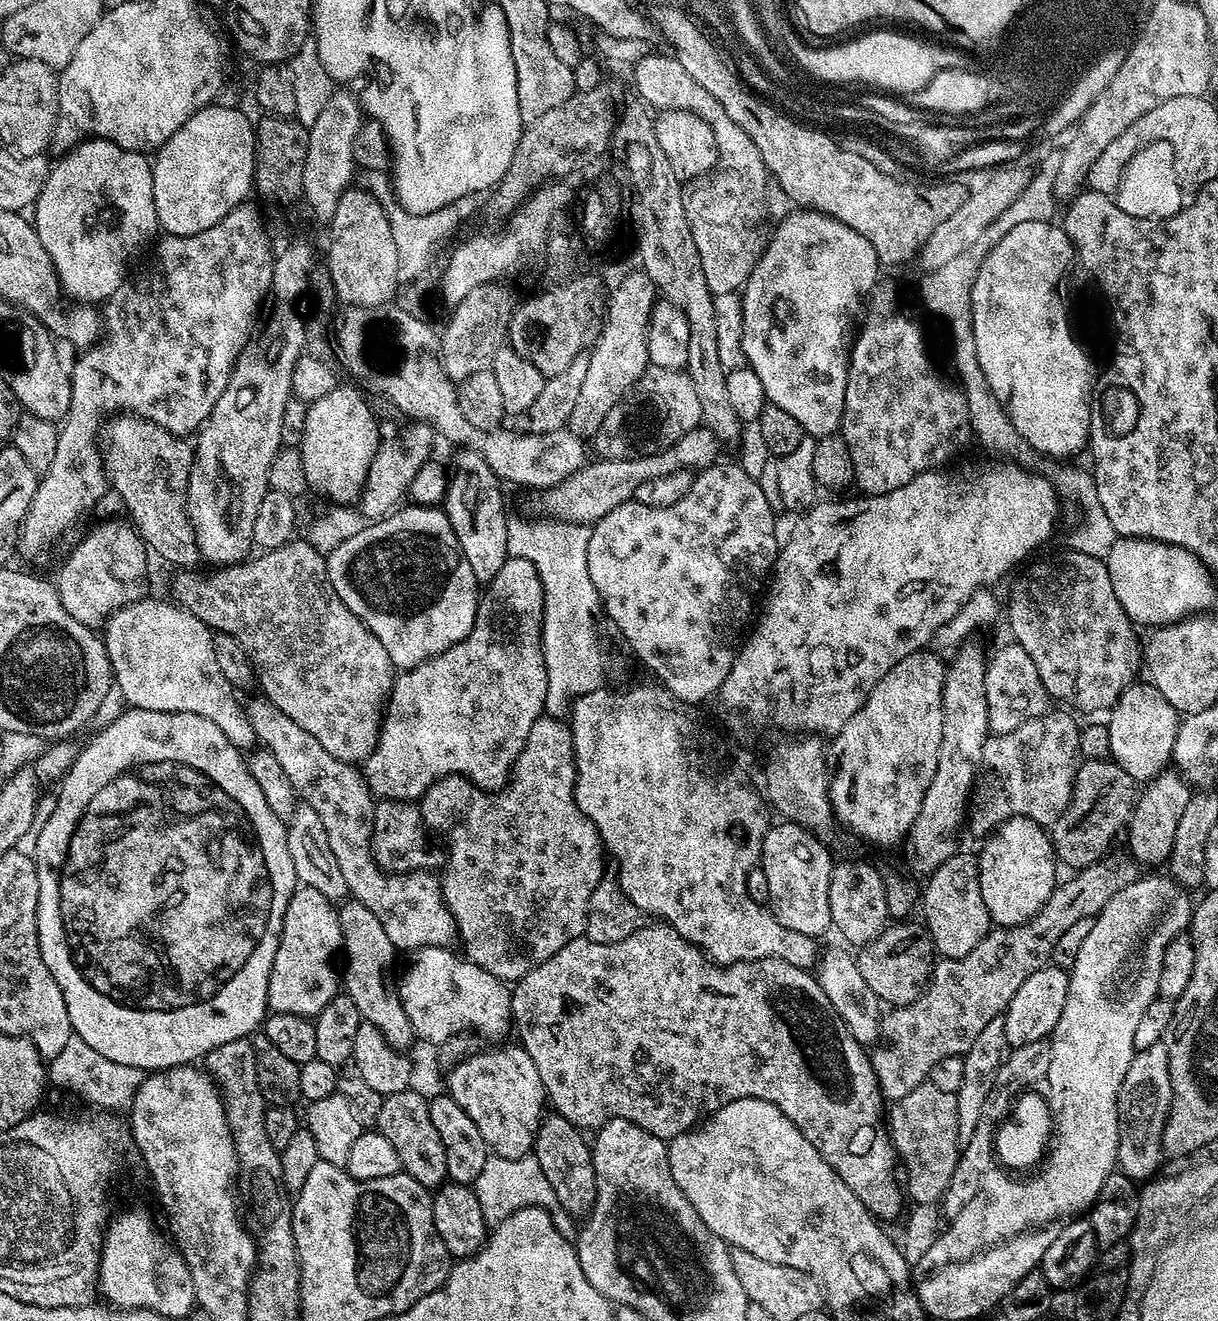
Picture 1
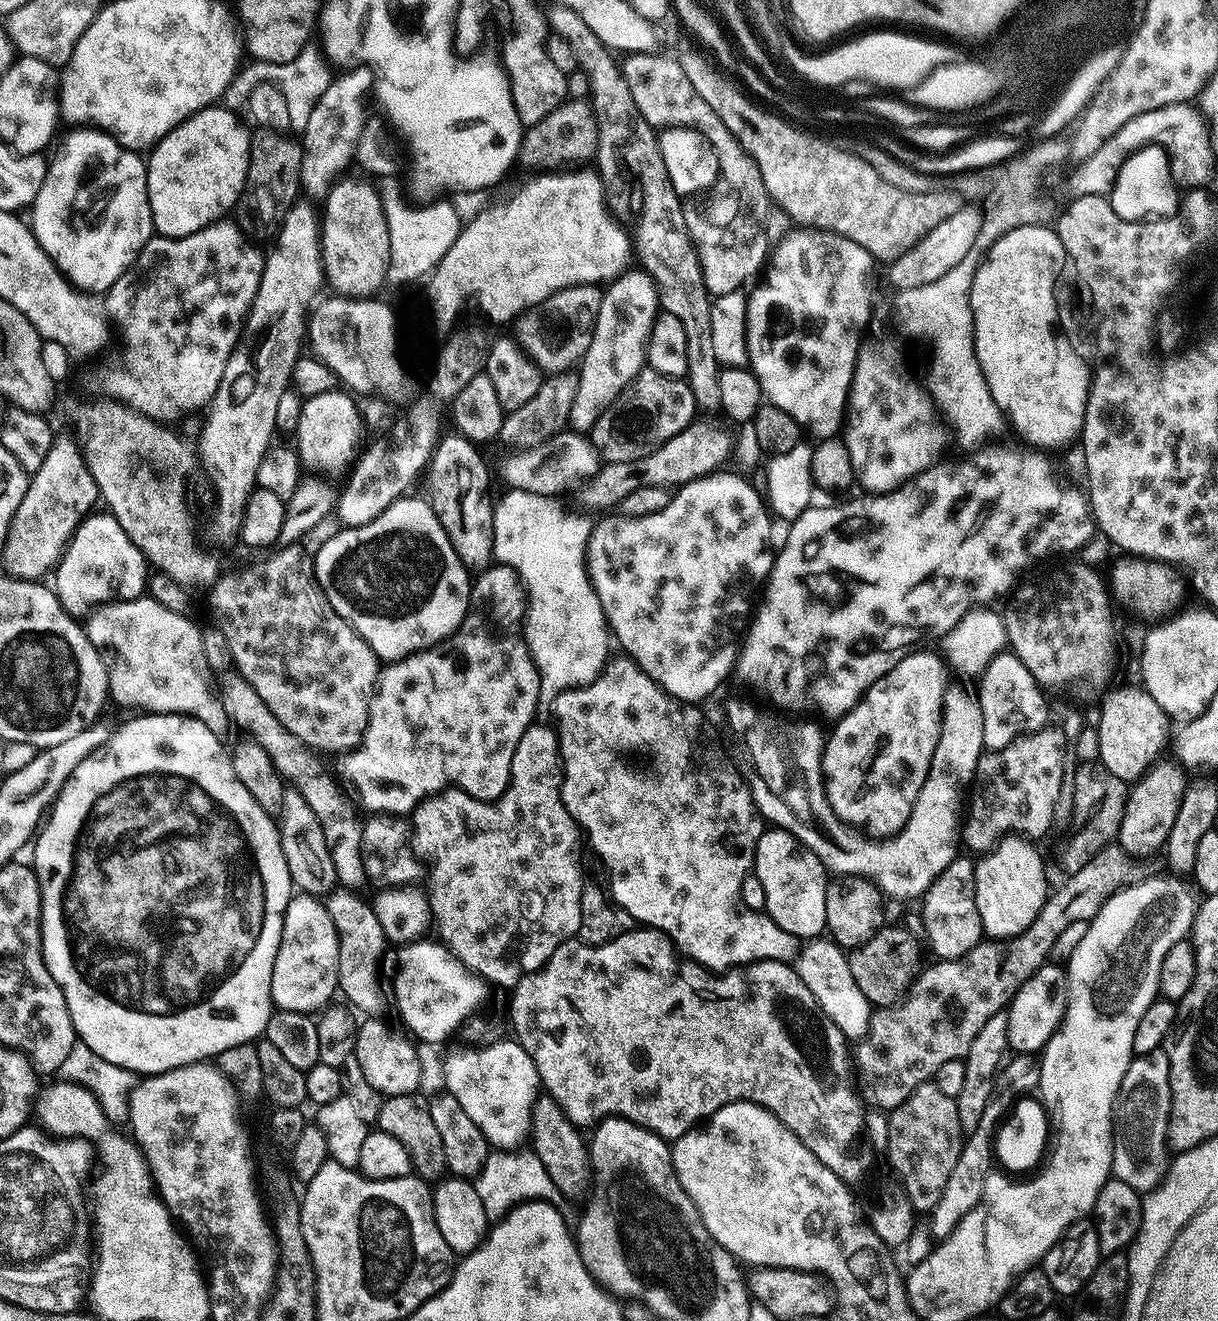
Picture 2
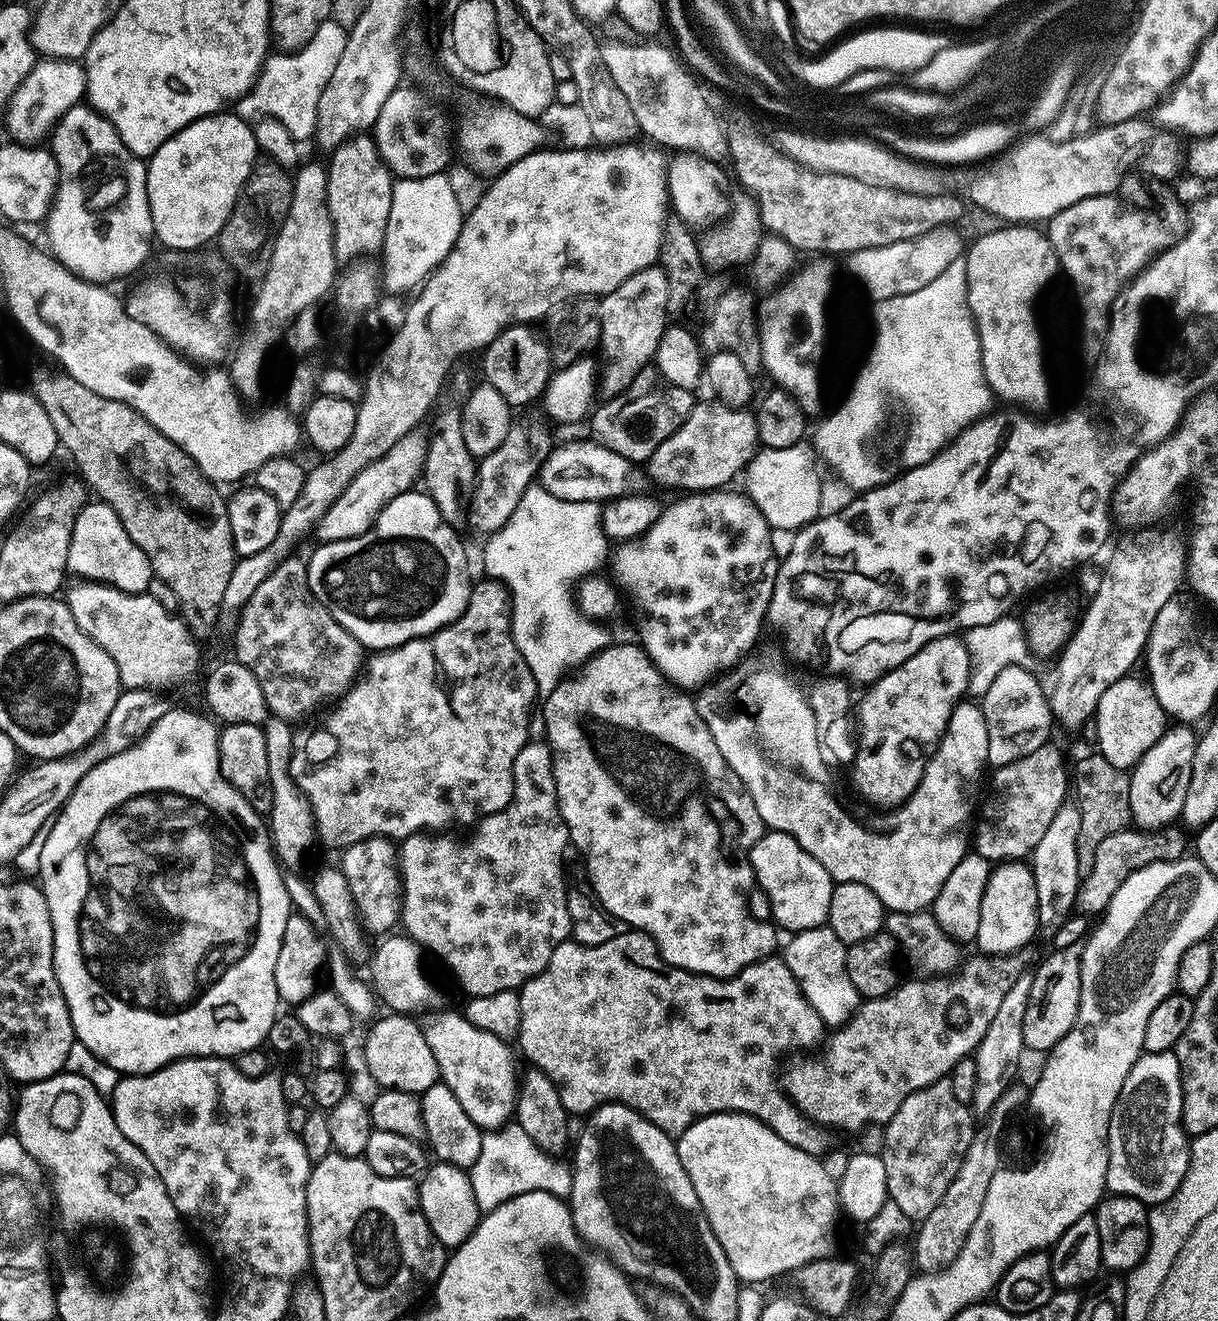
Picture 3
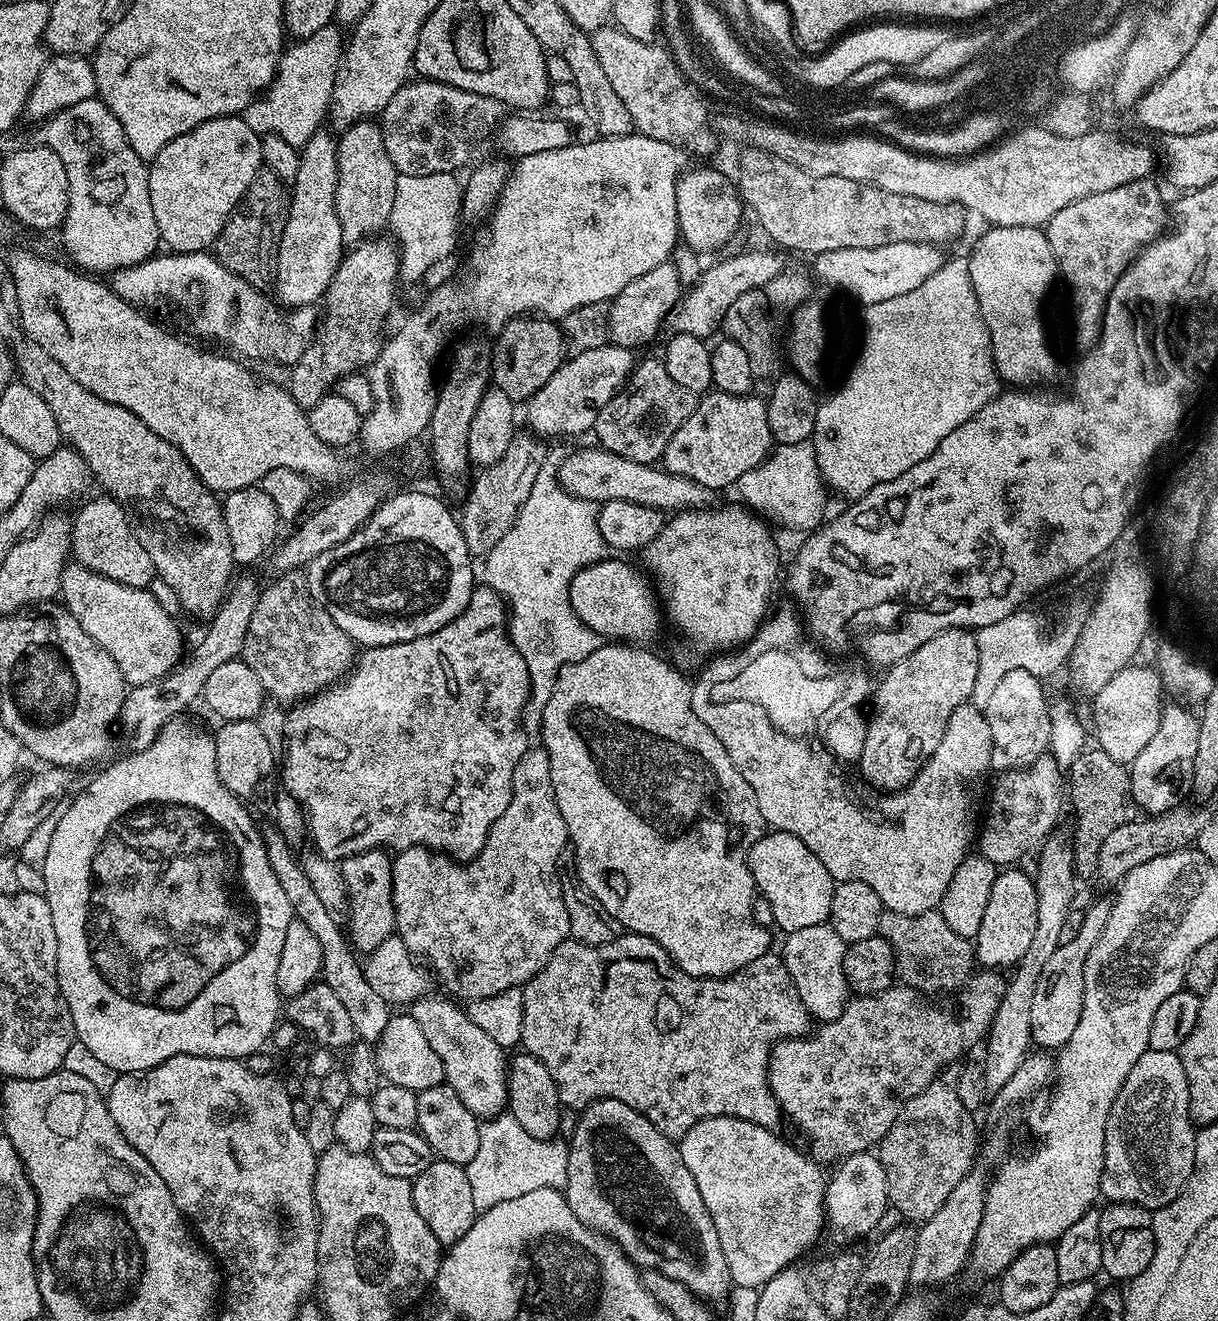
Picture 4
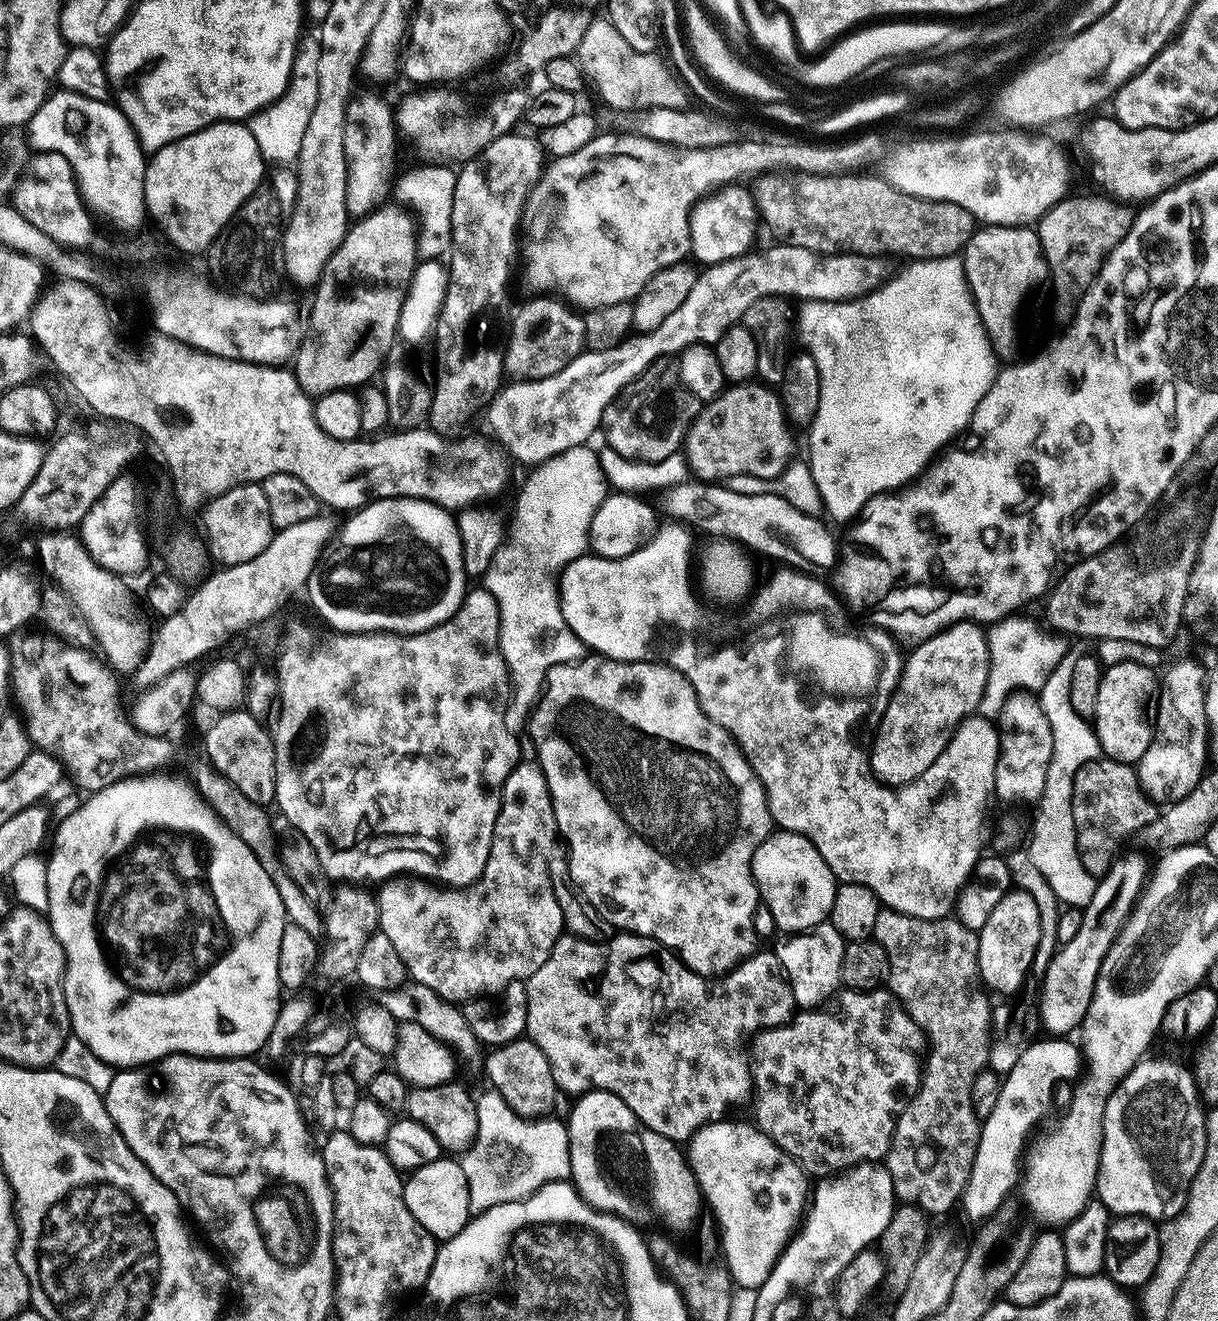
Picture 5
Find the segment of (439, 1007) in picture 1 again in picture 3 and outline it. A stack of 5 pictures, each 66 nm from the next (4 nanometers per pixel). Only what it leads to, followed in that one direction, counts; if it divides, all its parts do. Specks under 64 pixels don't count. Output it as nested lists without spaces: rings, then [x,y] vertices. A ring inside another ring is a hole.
[[[388,934],[383,937],[380,945],[375,945],[367,965],[368,972],[372,975],[370,987],[376,993],[379,1003],[384,1004],[385,1009],[396,1014],[417,1014],[432,1008],[440,1000],[440,992],[428,981],[424,973],[424,964],[420,961],[421,945],[417,944],[407,934]]]

